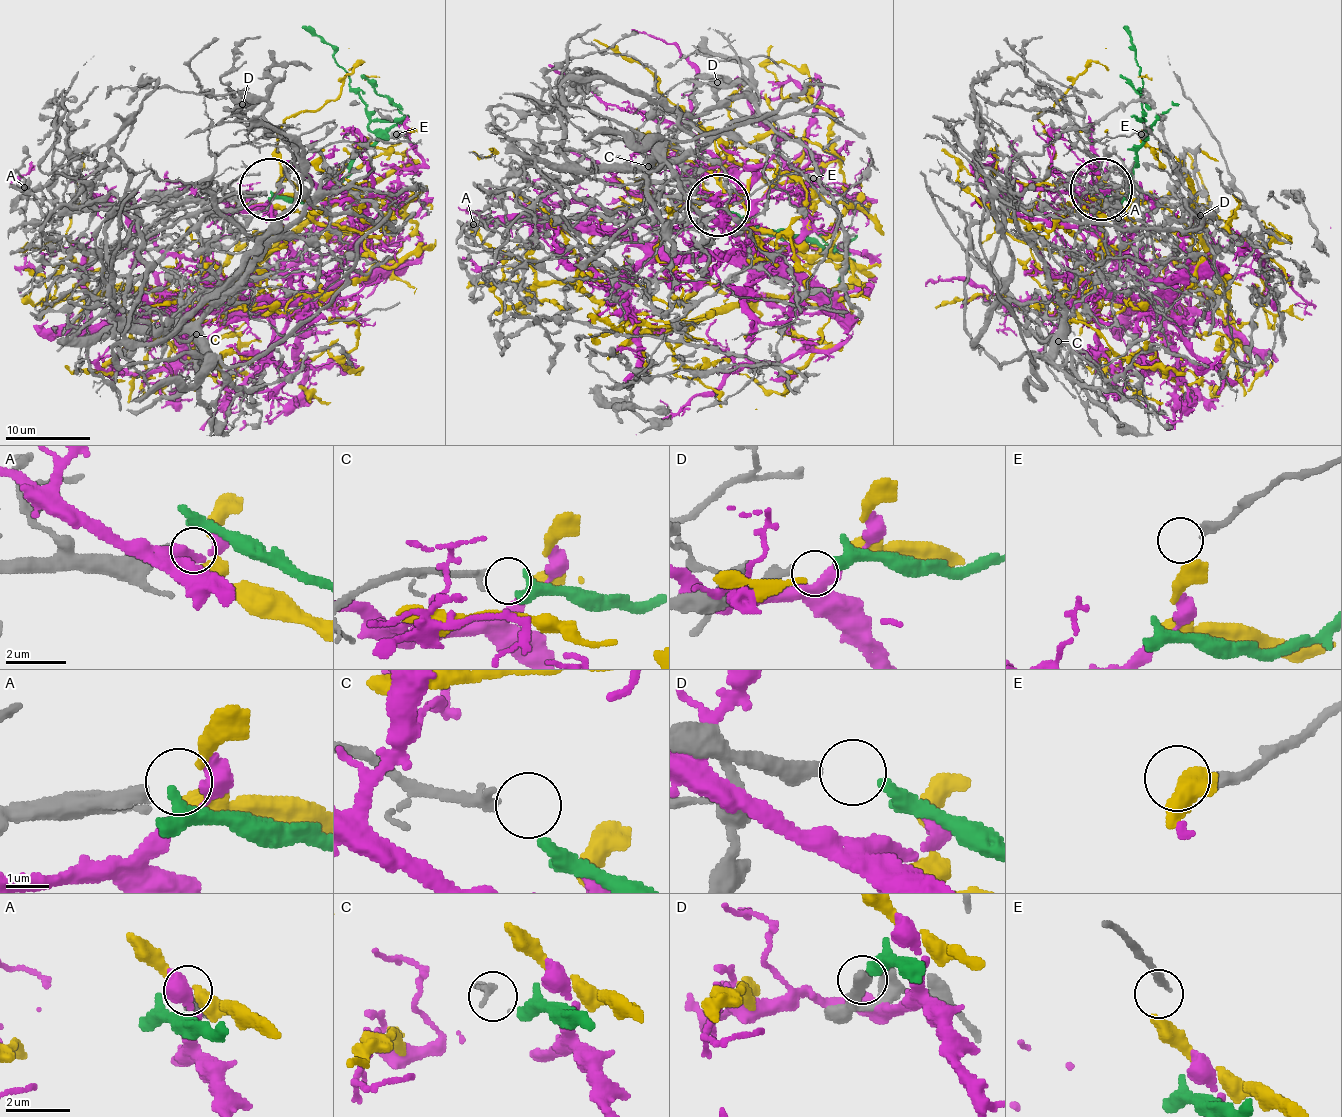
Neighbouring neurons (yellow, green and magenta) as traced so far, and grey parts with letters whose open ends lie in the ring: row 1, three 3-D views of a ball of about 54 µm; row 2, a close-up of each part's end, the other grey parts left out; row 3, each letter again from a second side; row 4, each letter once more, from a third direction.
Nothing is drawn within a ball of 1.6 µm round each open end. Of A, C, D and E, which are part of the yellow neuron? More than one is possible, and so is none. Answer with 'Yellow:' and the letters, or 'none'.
Yellow: A

